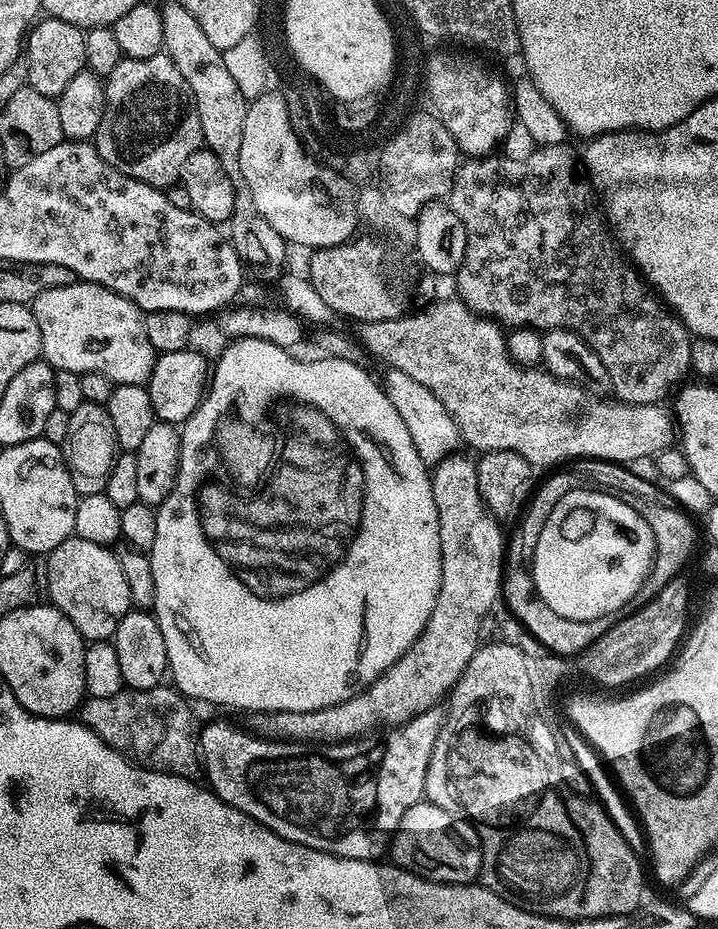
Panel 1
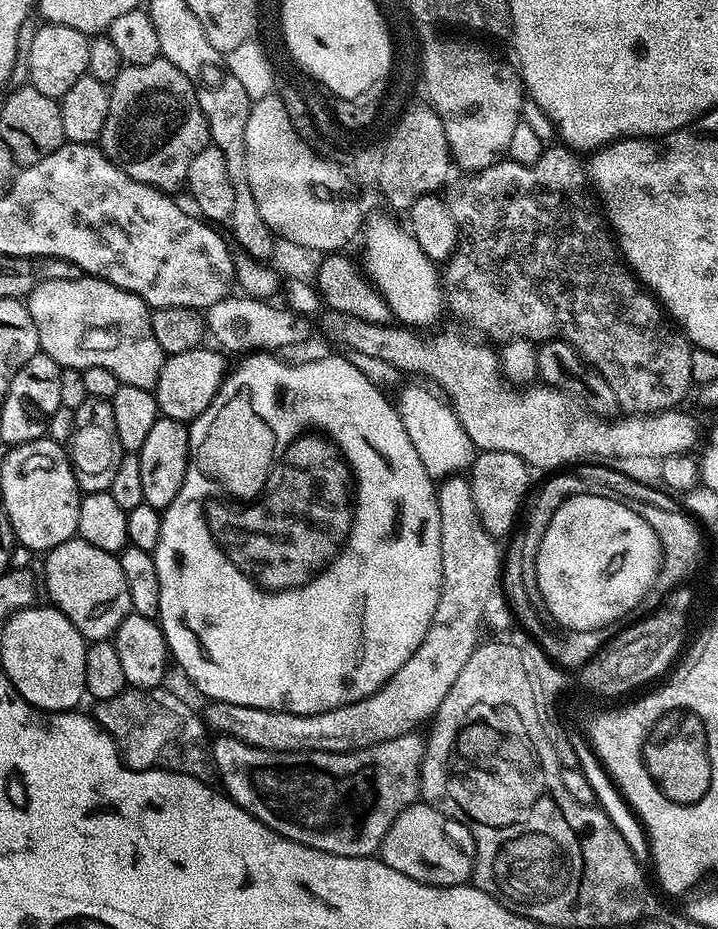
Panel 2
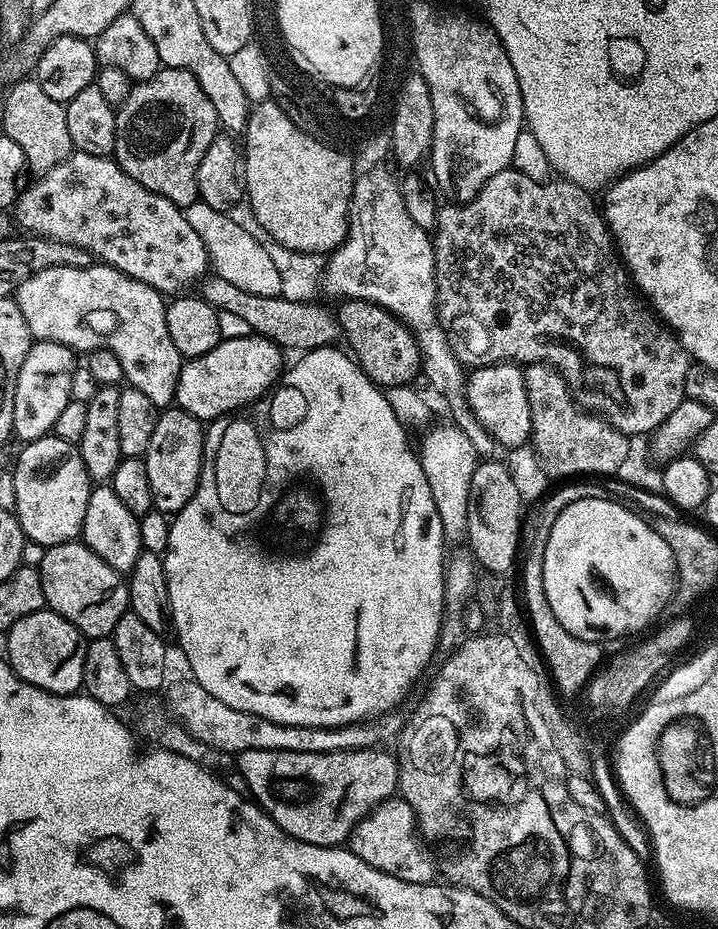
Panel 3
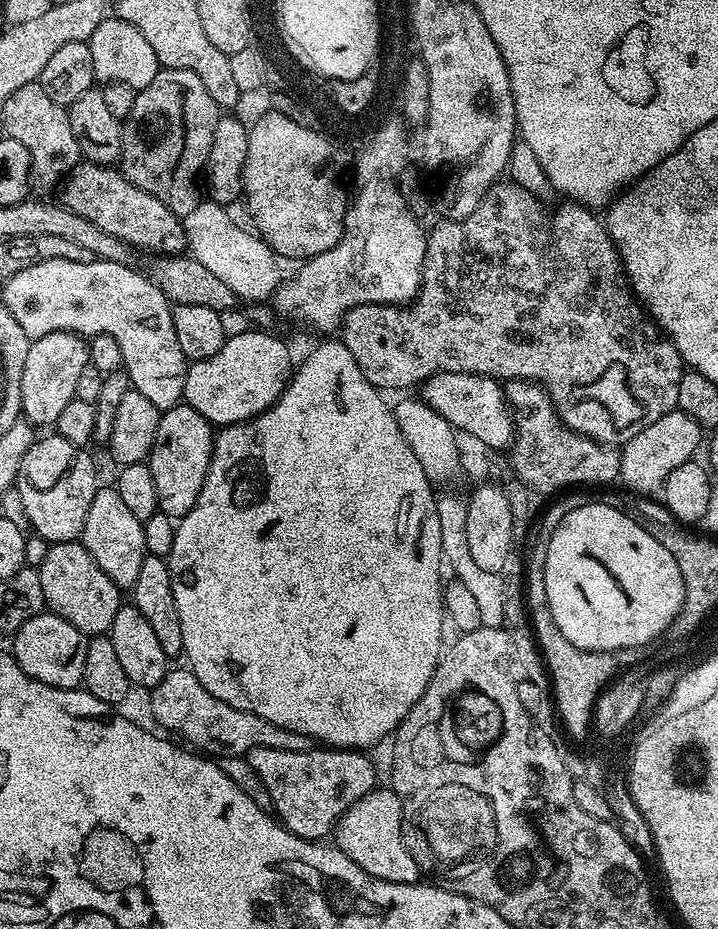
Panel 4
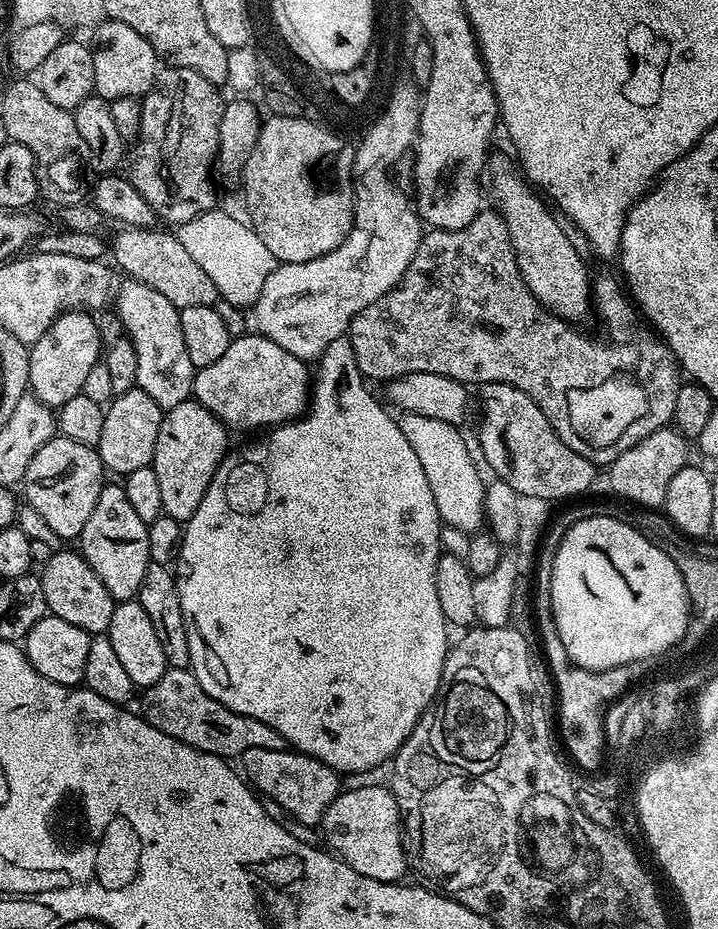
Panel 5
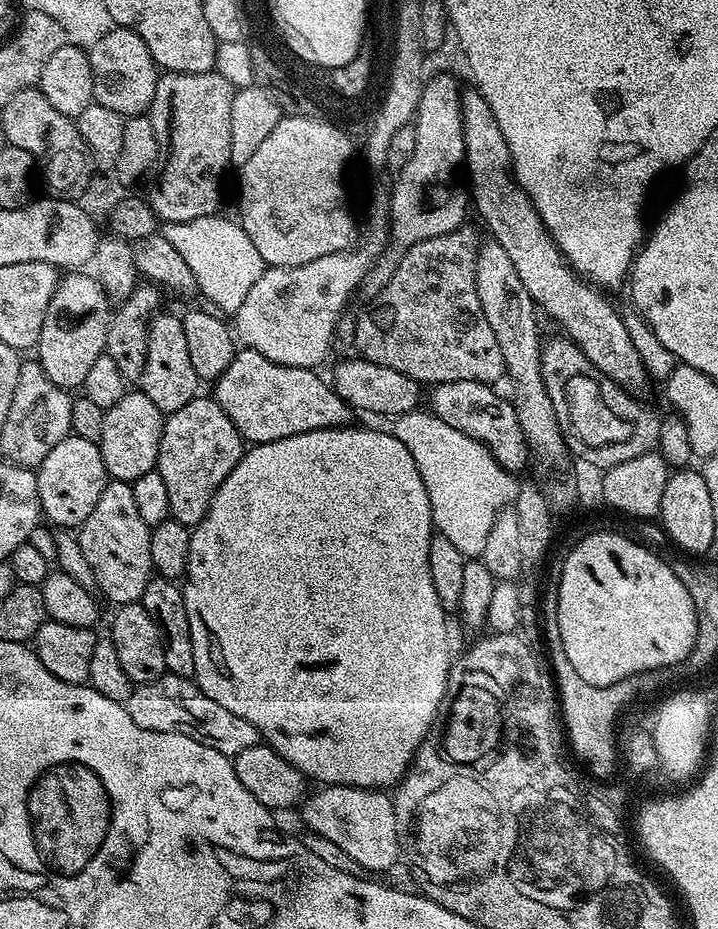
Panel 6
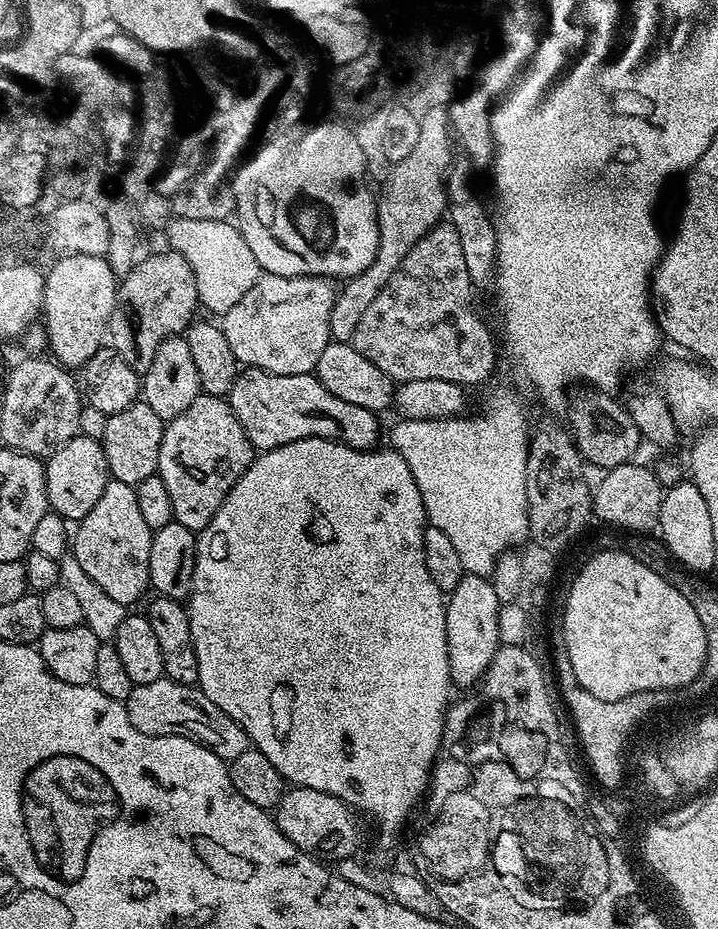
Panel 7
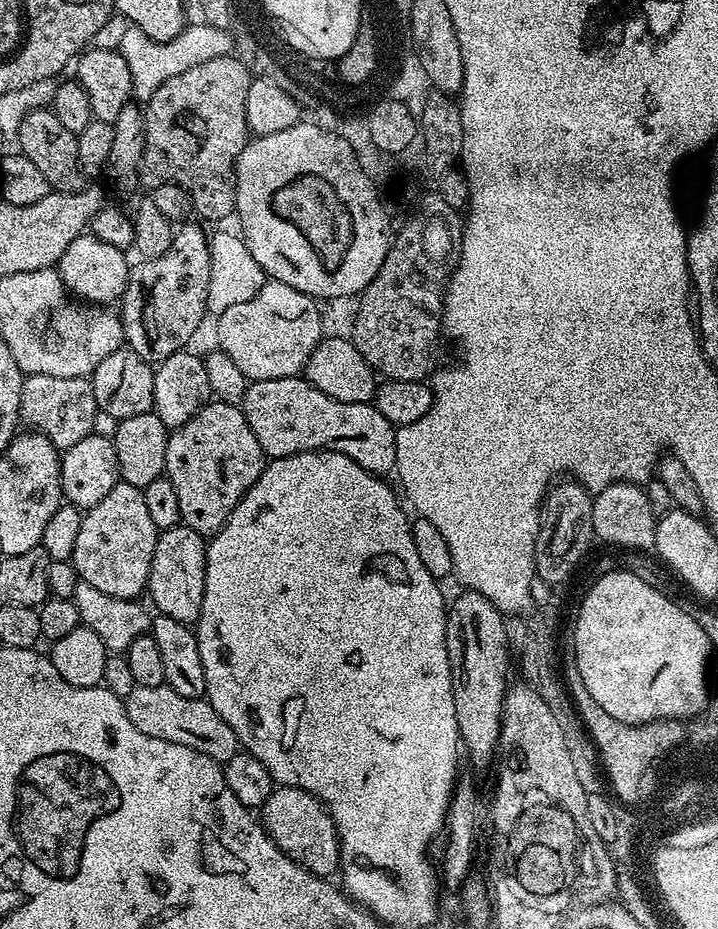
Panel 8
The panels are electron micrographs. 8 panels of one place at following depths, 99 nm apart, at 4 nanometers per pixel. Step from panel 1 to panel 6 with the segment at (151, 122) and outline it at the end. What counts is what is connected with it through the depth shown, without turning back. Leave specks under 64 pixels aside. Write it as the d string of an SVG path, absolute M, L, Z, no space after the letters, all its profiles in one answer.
M213 70L202 74L189 72L164 72L157 79L150 115L154 134L158 138L159 163L155 169L156 185L146 198L151 202L156 215L161 221L177 224L190 222L194 218L215 216L220 208L220 179L224 171L230 168L230 106L234 106L234 94L237 89L227 75L219 76Z

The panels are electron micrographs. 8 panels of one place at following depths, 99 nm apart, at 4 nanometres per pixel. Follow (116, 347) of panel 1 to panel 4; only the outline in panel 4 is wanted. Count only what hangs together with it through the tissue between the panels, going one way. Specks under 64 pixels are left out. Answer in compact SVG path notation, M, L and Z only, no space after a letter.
M43 260L37 264L26 266L18 270L2 286L2 303L10 314L14 314L14 322L22 326L29 341L42 338L51 332L87 333L87 328L94 328L101 333L108 333L118 342L123 360L123 371L128 374L129 385L135 391L146 394L158 410L165 412L184 399L186 374L188 373L189 359L184 356L178 344L178 335L175 333L173 305L165 298L159 284L153 282L147 275L144 276L134 269L128 268L127 263L119 264L109 260Z

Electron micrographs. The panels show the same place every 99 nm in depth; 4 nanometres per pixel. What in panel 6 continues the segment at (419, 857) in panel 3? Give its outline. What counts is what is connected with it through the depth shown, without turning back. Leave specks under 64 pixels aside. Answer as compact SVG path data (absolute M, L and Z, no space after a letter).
M330 784L316 791L320 792L314 793L313 796L311 793L299 809L299 811L301 810L300 816L304 819L303 827L307 831L334 842L334 846L338 846L343 852L350 854L350 858L354 858L354 862L358 862L361 869L368 871L369 868L372 871L369 873L380 874L376 872L384 872L387 868L395 866L396 856L398 860L402 849L400 835L396 829L396 805L393 797L387 791L374 788L351 788L345 784Z

